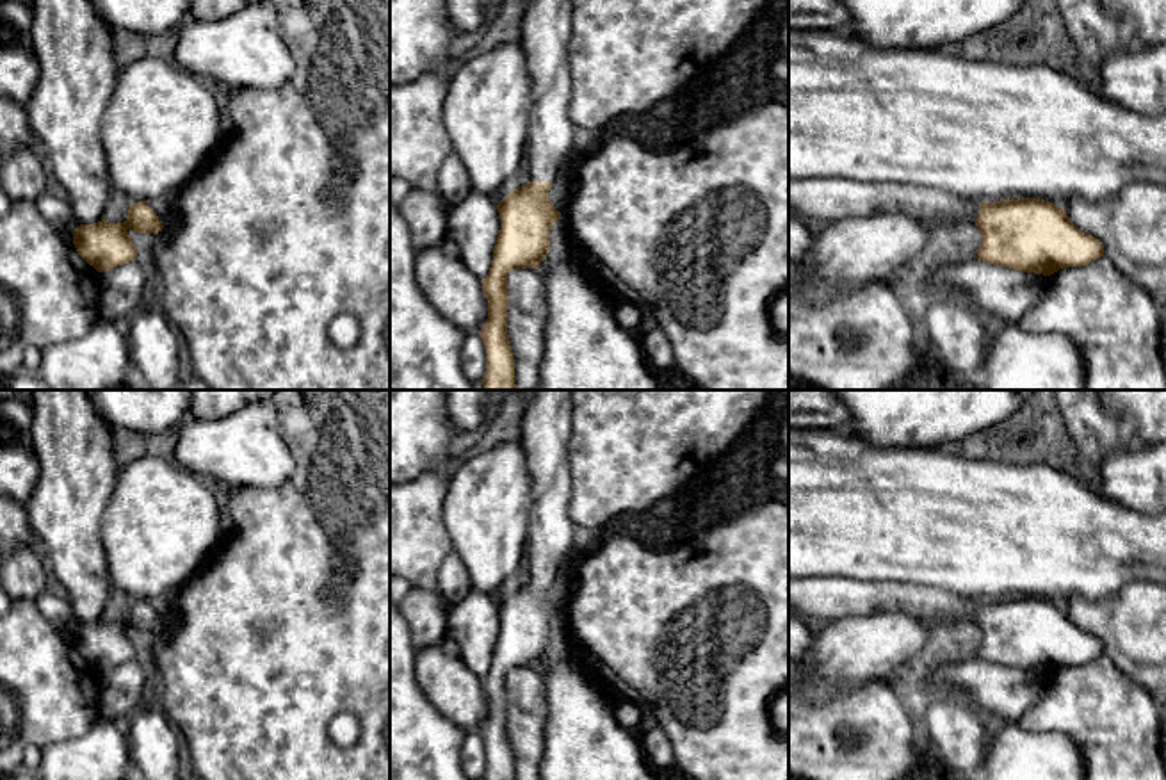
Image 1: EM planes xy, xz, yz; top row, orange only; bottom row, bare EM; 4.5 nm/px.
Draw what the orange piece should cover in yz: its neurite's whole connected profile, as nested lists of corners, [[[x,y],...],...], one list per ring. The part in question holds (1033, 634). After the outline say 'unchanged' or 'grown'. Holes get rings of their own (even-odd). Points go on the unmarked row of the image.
[[[844,577],[789,579],[789,611],[803,620],[830,623],[846,616],[867,616],[894,609],[903,609],[920,618],[931,629],[945,629],[956,622],[974,622],[981,630],[977,659],[1015,670],[1050,675],[1059,668],[1082,666],[1104,655],[1104,645],[1098,638],[1079,629],[1065,607],[1045,598],[976,600],[908,582],[863,582]]]; grown

